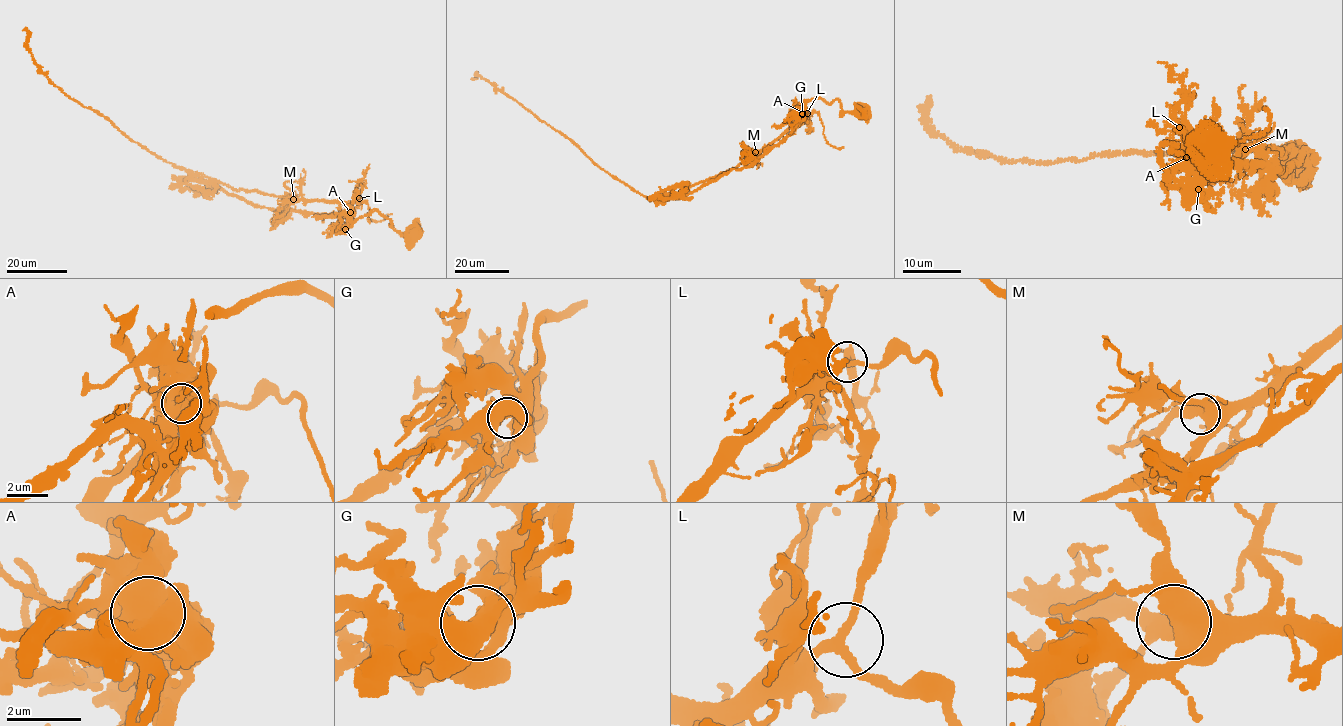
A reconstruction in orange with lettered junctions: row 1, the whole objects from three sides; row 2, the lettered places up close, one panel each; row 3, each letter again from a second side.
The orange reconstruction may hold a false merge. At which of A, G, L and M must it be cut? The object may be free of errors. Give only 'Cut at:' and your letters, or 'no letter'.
Cut at: A

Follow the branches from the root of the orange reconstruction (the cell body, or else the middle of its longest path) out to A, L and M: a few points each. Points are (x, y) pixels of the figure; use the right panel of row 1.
A: (1211, 145), (1205, 158), (1163, 145), (1159, 154), (1173, 187), (1188, 182), (1185, 157)
L: (1211, 145), (1205, 158), (1163, 145), (1159, 154), (1173, 187), (1188, 182), (1187, 137), (1179, 127)
M: (1211, 145), (1205, 158), (1163, 145), (1159, 154), (1173, 187), (1188, 182), (1188, 153), (1196, 142), (1245, 149)

